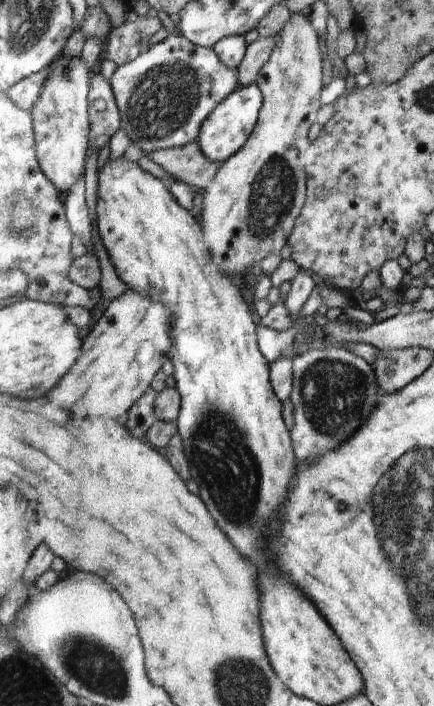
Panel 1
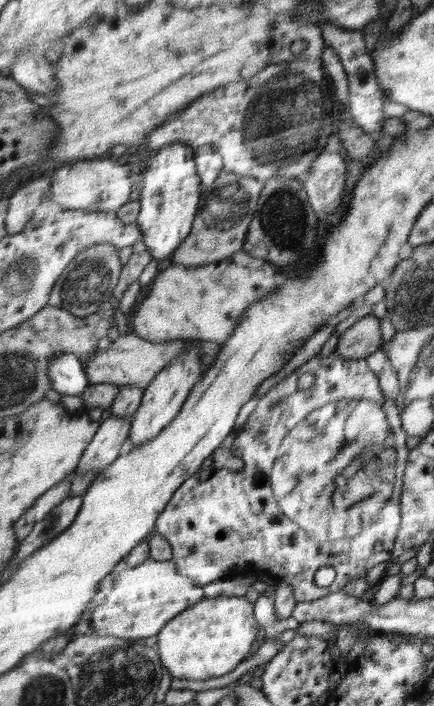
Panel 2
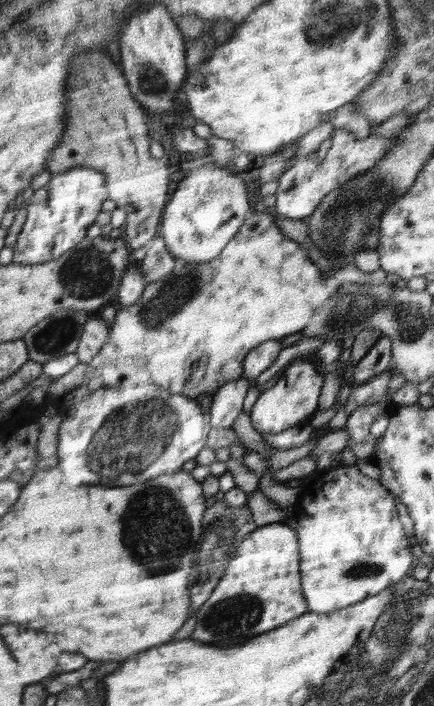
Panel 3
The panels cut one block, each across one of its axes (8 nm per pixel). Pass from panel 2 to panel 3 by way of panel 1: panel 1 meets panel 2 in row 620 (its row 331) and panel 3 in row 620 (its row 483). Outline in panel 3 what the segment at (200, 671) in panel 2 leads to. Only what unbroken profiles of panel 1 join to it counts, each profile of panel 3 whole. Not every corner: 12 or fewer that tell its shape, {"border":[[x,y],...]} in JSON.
{"border":[[254,529],[190,640],[230,648],[307,612],[298,538]]}

